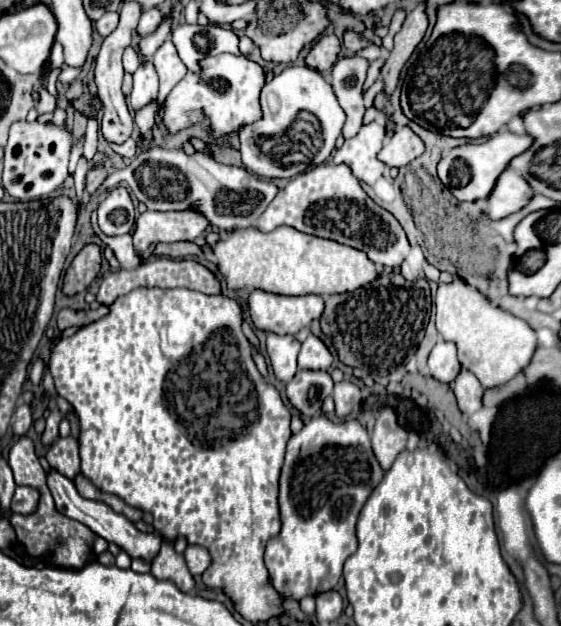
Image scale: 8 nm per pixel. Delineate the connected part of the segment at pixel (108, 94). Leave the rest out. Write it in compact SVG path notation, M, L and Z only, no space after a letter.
M123 3L121 5L121 11L119 11L121 19L119 19L119 25L117 29L105 37L103 45L101 45L101 51L95 59L95 85L97 85L97 95L103 103L103 117L101 117L101 135L105 137L107 143L115 143L115 145L123 145L131 133L133 133L133 117L127 109L127 103L125 103L125 95L121 93L121 83L123 83L123 63L121 63L121 57L123 57L123 51L125 47L131 45L131 35L135 33L135 27L139 23L139 17L141 17L141 9L137 3Z

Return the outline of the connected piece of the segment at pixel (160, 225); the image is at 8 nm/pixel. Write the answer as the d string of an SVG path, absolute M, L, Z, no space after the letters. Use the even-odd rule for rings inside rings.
M195 207L187 211L145 211L137 217L133 231L133 247L137 255L143 255L149 245L157 243L177 243L177 241L193 241L205 233L209 227L207 217L199 215Z

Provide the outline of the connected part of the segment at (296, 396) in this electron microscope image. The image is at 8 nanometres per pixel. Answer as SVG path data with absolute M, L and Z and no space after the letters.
M297 371L287 383L287 399L303 415L315 417L321 413L323 401L333 393L333 379L327 371Z

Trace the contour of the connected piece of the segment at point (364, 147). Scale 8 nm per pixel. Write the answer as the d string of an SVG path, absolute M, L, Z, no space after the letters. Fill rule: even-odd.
M369 123L363 125L361 131L347 139L341 149L335 151L333 163L345 163L351 167L353 175L359 181L365 181L367 185L373 185L385 171L385 165L377 159L377 153L383 147L385 139L385 125Z

